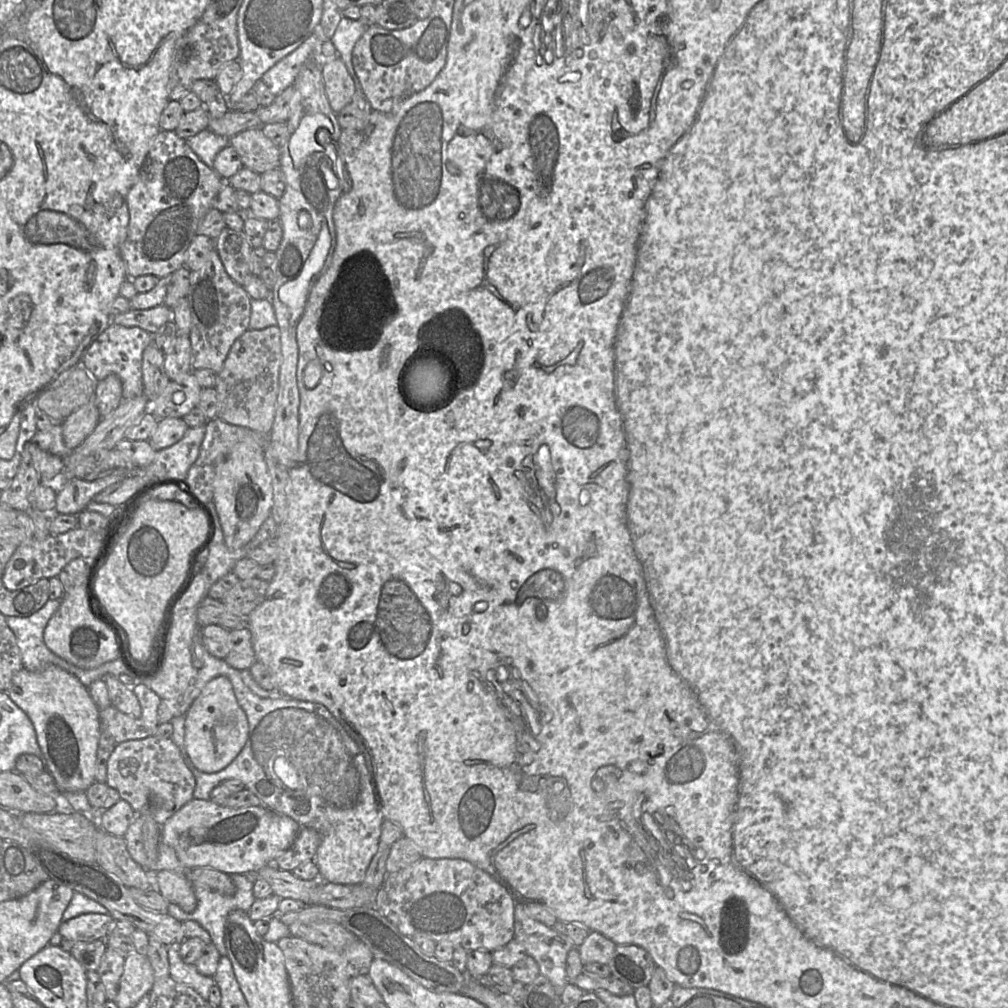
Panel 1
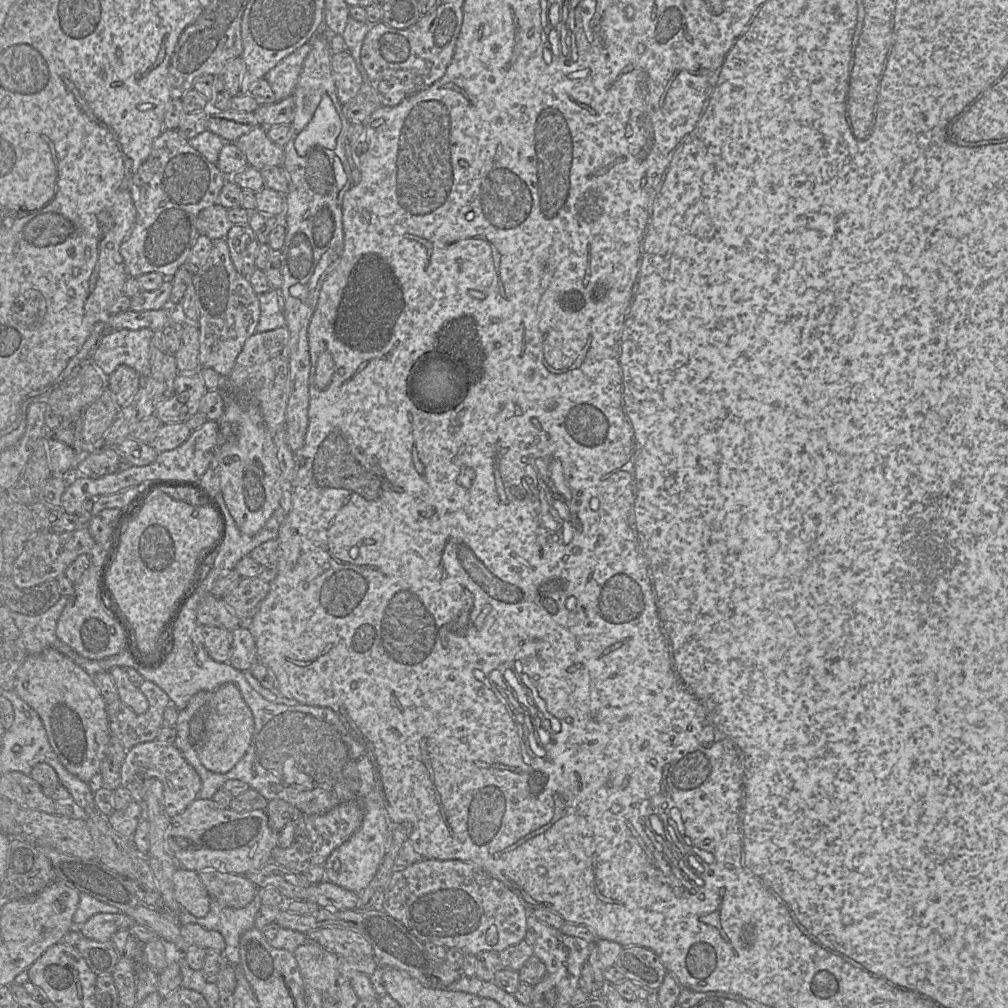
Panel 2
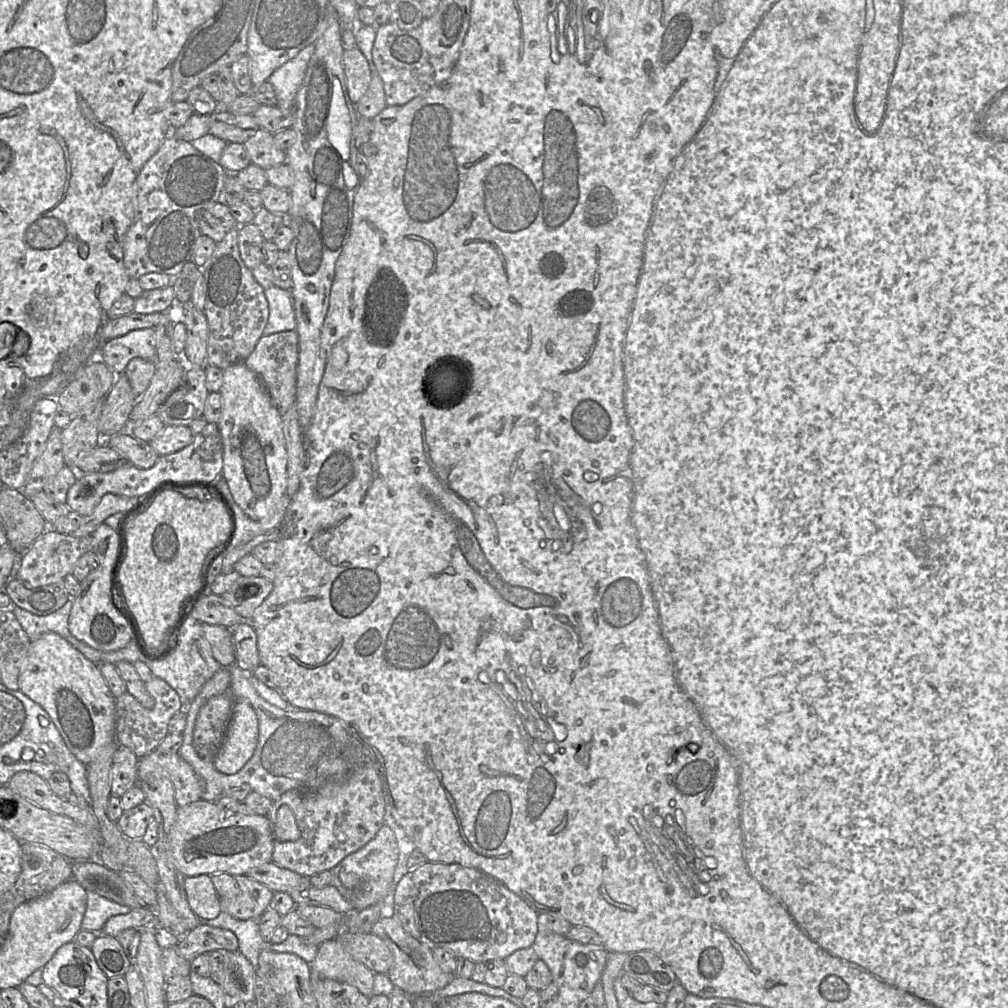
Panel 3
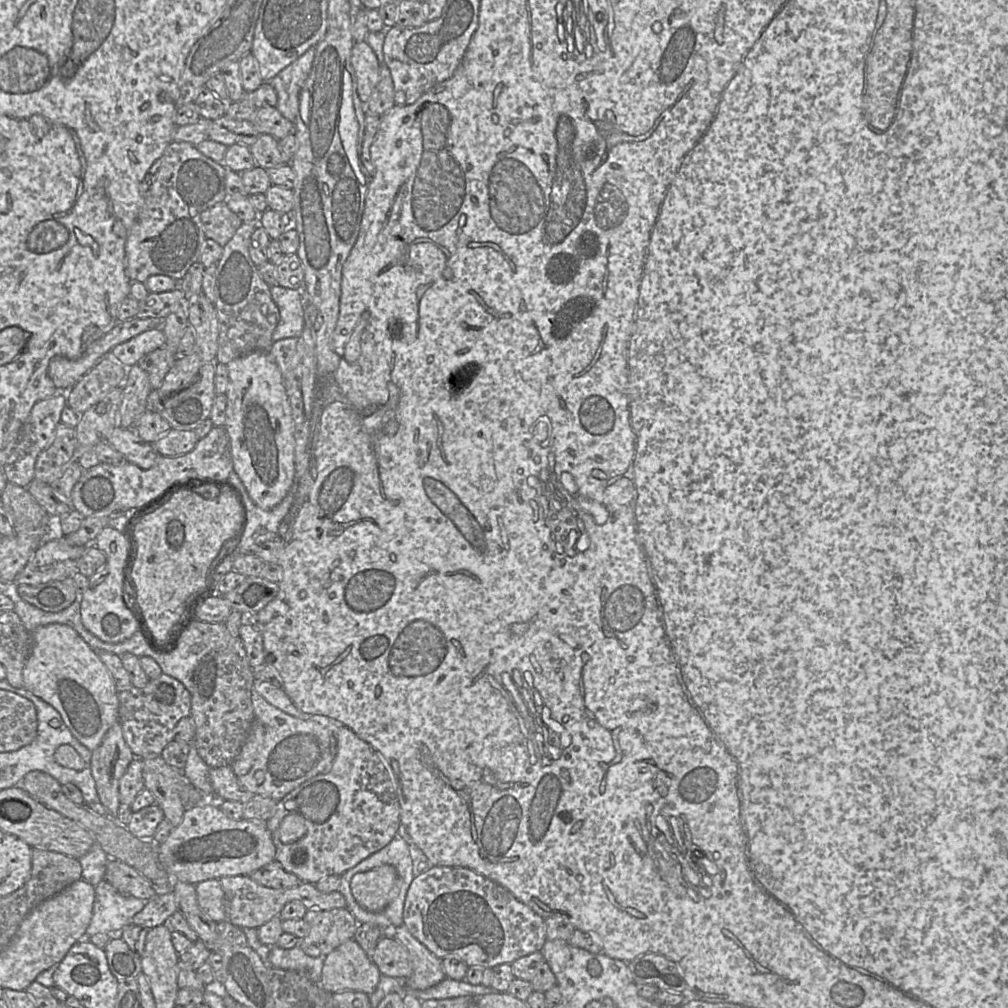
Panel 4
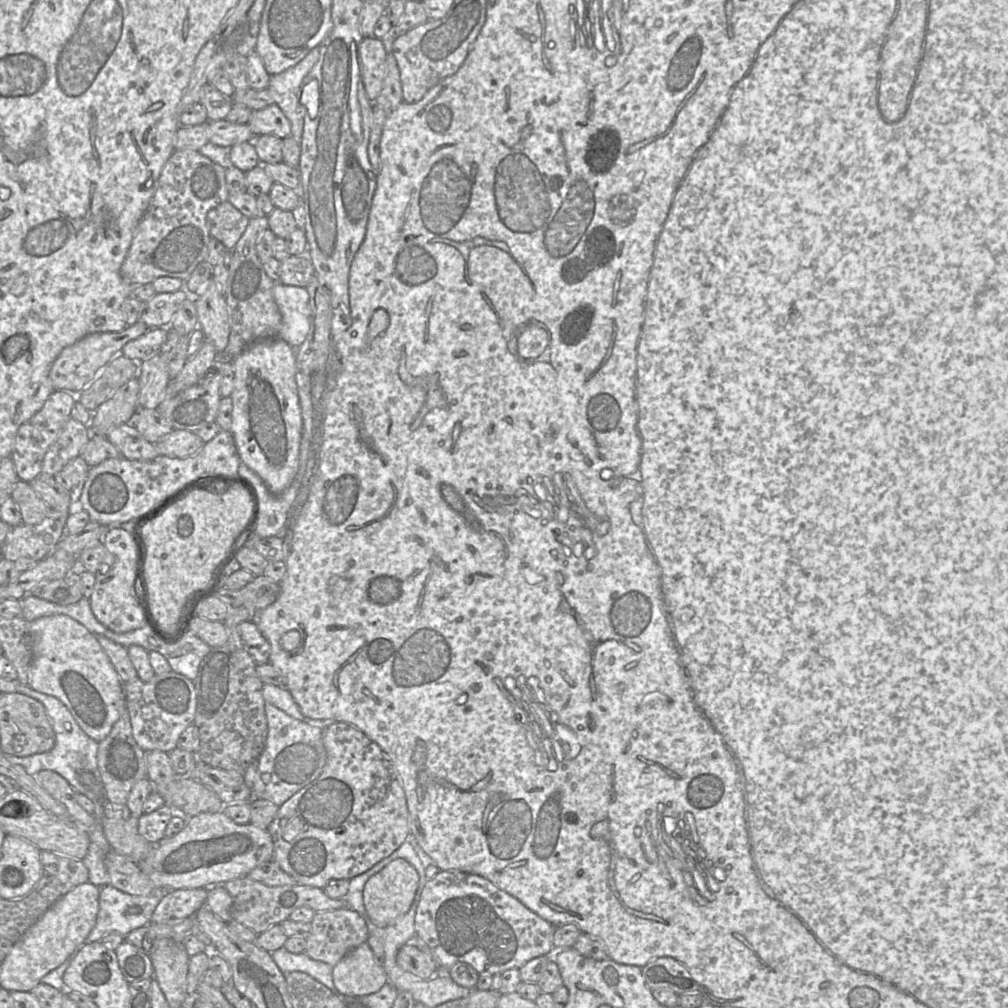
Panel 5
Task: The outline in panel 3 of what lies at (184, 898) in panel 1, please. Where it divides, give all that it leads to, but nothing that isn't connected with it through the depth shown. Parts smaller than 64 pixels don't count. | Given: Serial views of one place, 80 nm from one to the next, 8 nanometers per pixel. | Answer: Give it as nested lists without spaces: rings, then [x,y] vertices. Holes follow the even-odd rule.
[[[210,875],[186,877],[184,884],[188,903],[201,920],[213,919],[220,914],[220,899]]]

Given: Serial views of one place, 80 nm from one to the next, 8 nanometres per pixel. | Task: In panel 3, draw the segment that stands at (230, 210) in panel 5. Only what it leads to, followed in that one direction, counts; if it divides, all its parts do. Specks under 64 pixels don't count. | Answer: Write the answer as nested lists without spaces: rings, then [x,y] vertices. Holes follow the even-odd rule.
[[[217,202],[197,213],[197,223],[201,234],[208,236],[215,243],[221,241],[234,228],[238,228],[229,206]]]

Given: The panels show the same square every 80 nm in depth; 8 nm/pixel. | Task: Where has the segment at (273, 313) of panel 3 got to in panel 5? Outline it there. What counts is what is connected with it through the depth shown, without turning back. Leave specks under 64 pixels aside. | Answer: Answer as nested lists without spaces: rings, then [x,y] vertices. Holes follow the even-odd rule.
[[[275,282],[272,294],[281,314],[277,337],[298,348],[305,341],[312,324],[308,291],[304,287]]]

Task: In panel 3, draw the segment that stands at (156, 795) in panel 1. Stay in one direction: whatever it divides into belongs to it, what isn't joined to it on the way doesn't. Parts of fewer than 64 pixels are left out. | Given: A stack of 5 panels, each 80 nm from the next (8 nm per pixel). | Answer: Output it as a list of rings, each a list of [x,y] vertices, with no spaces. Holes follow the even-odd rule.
[[[155,750],[140,758],[138,779],[149,773],[159,773],[172,782],[178,808],[202,800],[205,782],[179,753],[163,754]]]

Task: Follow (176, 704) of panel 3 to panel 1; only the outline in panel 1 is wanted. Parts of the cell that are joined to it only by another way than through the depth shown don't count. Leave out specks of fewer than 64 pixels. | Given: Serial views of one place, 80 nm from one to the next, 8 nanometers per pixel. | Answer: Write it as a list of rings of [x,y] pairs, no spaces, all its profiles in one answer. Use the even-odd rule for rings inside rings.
[[[144,684],[134,686],[133,692],[142,709],[139,718],[127,715],[113,705],[100,711],[101,732],[110,734],[117,744],[154,736],[159,725],[158,707],[162,701],[161,697]]]

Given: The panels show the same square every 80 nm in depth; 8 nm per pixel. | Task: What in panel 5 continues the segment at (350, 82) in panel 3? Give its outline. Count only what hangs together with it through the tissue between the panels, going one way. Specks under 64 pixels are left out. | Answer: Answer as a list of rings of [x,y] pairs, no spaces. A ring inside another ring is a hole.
[[[377,37],[364,38],[358,47],[361,75],[368,98],[374,102],[386,77],[386,48]]]

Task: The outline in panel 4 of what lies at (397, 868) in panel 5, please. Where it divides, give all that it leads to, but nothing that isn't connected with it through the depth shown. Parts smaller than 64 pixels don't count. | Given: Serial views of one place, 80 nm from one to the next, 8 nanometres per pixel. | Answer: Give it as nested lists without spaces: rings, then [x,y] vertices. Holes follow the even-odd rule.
[[[382,865],[367,872],[357,873],[350,884],[351,892],[364,909],[380,912],[391,902],[390,892],[397,876],[397,870],[392,865]]]

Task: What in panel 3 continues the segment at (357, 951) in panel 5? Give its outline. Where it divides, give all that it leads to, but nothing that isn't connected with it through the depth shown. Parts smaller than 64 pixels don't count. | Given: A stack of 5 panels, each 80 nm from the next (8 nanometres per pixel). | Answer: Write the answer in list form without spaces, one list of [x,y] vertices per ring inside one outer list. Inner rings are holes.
[[[337,939],[321,944],[309,965],[323,978],[350,984],[363,995],[369,998],[373,996],[376,973],[355,960]]]

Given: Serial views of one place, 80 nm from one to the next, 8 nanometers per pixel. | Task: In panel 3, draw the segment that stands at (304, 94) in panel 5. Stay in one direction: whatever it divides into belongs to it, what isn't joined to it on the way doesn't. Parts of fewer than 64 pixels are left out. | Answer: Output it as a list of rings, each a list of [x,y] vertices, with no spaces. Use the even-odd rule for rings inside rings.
[[[314,44],[308,45],[269,77],[268,81],[272,84],[277,97],[276,106],[280,109],[294,110],[297,92],[304,80],[314,50]]]

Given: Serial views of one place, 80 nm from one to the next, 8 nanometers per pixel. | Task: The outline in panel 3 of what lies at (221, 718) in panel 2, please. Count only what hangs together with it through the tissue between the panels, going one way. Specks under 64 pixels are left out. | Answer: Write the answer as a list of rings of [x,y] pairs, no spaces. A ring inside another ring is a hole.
[[[236,700],[224,741],[213,764],[217,771],[233,775],[253,756],[258,743],[259,723],[254,709]]]

